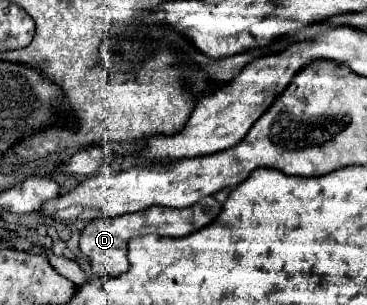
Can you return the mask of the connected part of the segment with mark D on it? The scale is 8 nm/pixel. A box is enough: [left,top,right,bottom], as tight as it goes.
[81,197,221,277]

